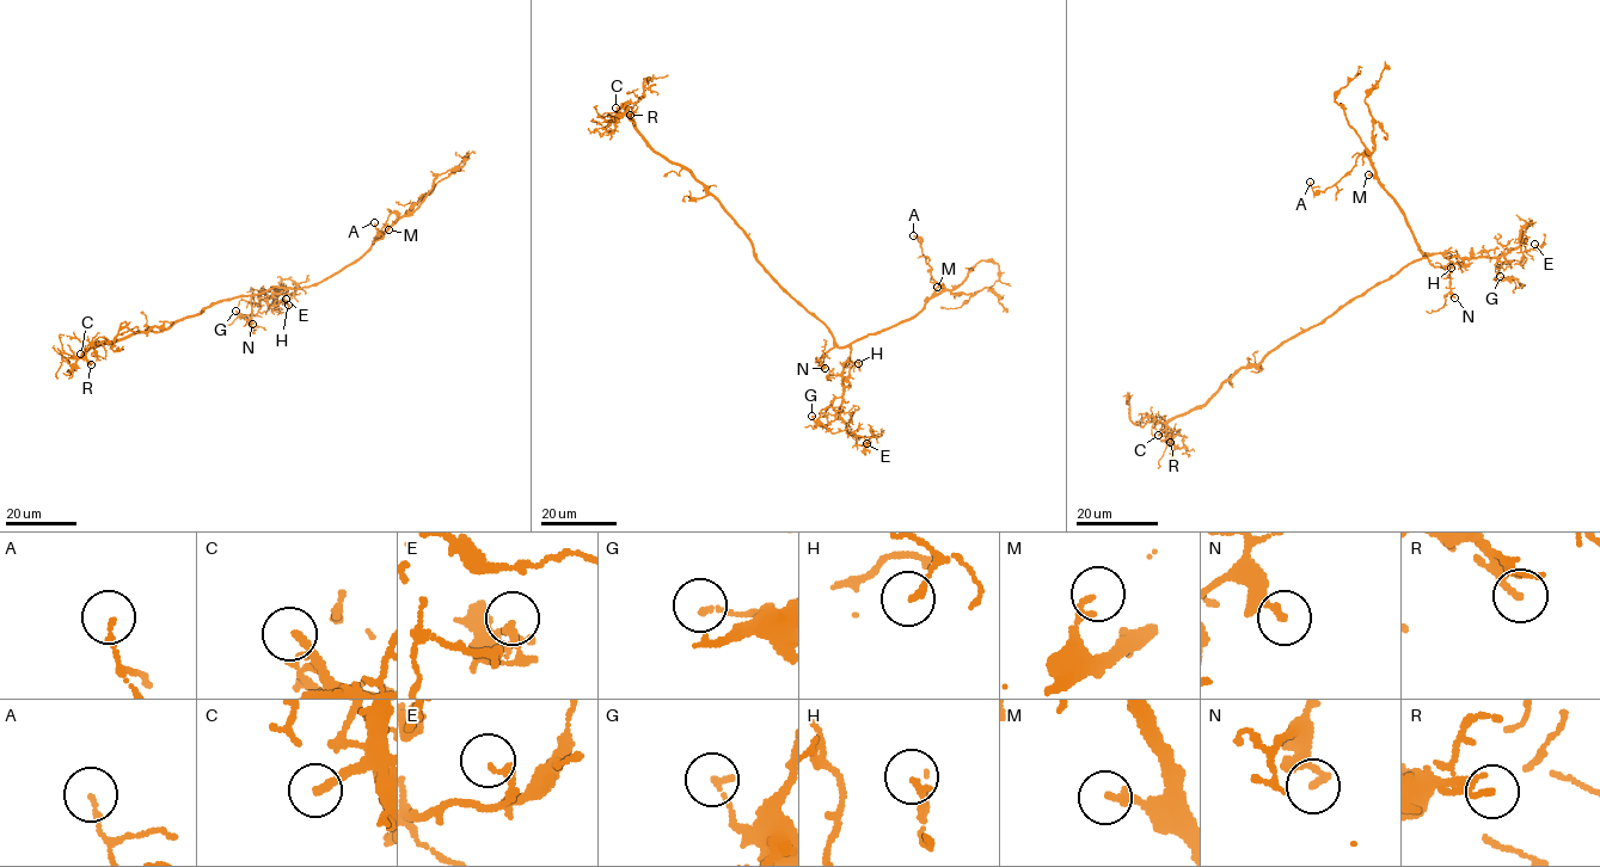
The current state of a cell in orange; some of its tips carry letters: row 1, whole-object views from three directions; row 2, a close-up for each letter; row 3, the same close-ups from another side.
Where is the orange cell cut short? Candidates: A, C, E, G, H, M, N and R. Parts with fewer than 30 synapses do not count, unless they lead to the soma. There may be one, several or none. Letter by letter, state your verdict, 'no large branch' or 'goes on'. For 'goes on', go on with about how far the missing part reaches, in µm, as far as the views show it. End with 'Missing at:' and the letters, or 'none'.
A: no large branch
C: goes on; about 35 µm are missing
E: no large branch
G: no large branch
H: no large branch
M: no large branch
N: no large branch
R: no large branch
Missing at: C

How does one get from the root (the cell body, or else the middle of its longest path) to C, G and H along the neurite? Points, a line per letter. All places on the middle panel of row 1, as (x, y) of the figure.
C: (795, 301), (765, 271), (751, 240), (718, 201), (690, 171), (655, 153), (629, 117), (615, 108)
G: (795, 301), (821, 320), (839, 346), (850, 349), (839, 416), (827, 406), (815, 420), (811, 416)
H: (795, 301), (821, 320), (839, 346), (848, 346), (851, 360), (859, 362), (859, 367), (858, 363)

